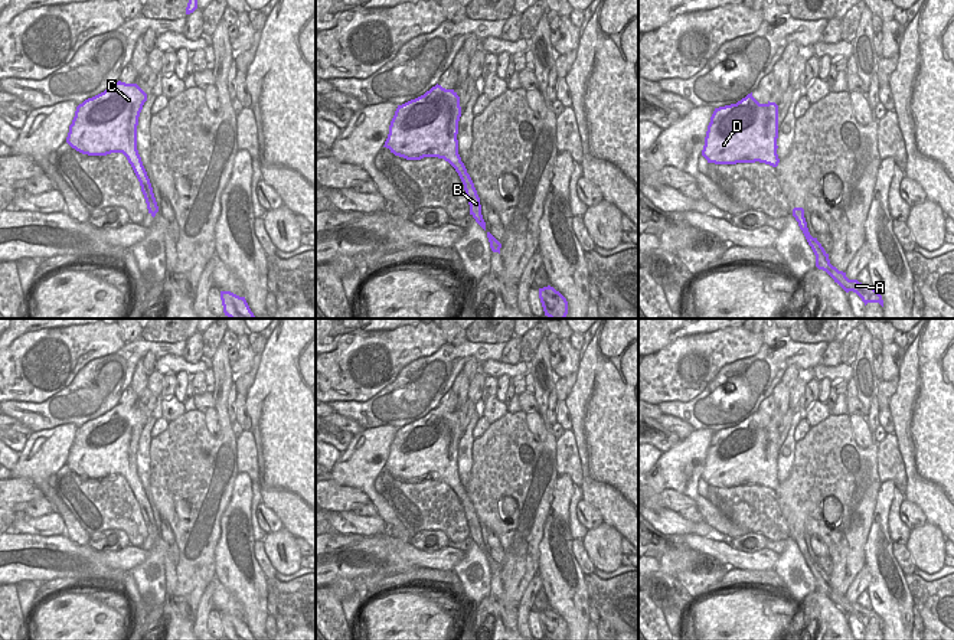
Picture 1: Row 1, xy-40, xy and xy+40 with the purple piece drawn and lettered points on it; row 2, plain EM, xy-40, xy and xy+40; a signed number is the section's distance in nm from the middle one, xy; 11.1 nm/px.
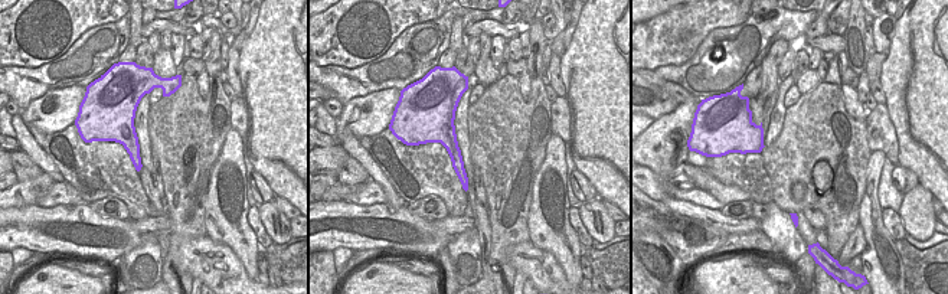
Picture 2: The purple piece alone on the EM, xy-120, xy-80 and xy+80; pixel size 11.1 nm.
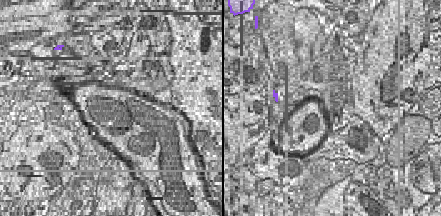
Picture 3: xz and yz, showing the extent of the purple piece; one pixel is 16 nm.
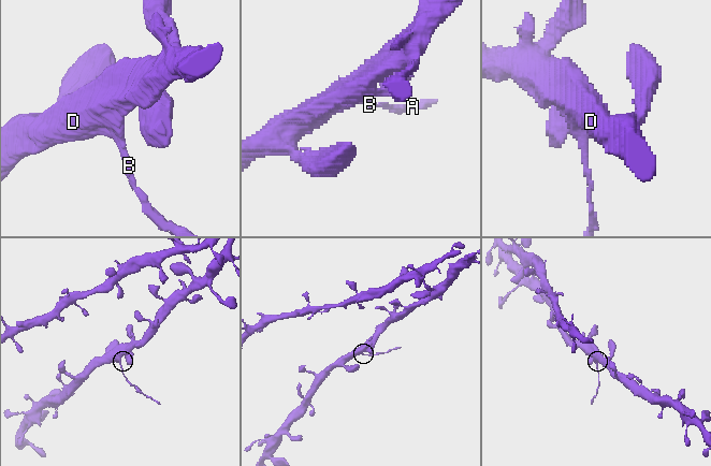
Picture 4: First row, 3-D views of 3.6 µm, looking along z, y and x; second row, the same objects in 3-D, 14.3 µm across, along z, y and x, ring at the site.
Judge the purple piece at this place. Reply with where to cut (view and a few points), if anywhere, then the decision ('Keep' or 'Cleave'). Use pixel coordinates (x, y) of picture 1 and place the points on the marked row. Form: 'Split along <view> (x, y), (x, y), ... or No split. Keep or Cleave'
Split along xy+40 (816, 238), (810, 245). Cleave.

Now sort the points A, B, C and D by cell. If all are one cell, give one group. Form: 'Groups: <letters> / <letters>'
Groups: A / B C D.

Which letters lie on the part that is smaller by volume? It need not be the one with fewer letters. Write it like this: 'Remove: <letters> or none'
Remove: A.

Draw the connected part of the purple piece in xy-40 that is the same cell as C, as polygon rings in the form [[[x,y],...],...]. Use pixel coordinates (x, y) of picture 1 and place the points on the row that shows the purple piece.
[[[115,82],[76,107],[66,143],[88,156],[122,153],[140,182],[148,213],[154,218],[159,206],[137,150],[138,117],[146,101],[147,94],[137,84]]]

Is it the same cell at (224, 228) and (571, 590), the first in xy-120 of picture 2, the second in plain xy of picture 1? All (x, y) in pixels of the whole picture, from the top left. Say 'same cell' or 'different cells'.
same cell

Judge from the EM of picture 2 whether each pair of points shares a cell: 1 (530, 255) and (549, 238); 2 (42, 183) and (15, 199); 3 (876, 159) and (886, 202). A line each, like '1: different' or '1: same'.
1: different
2: same
3: different

